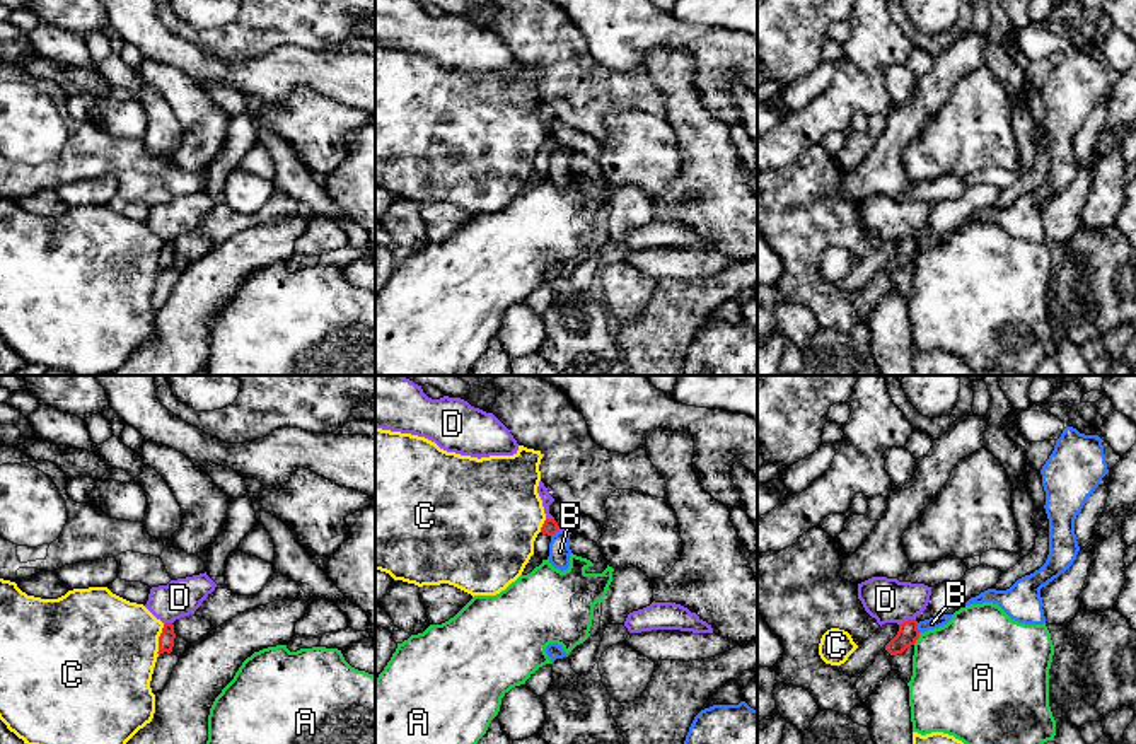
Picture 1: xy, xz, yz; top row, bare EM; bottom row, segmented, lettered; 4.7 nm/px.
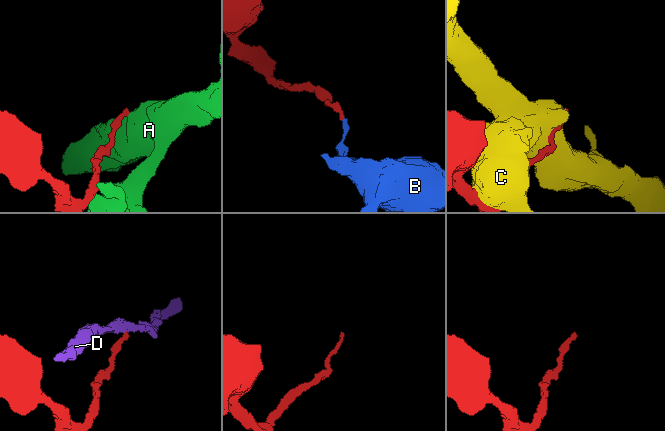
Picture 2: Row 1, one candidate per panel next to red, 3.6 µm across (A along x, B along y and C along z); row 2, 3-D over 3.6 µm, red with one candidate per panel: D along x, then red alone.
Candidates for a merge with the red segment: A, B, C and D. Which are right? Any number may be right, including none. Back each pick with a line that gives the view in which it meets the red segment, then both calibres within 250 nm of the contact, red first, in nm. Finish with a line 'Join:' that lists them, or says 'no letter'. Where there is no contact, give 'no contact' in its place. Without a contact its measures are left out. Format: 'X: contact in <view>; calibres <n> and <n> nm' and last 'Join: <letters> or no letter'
Join: no letter

